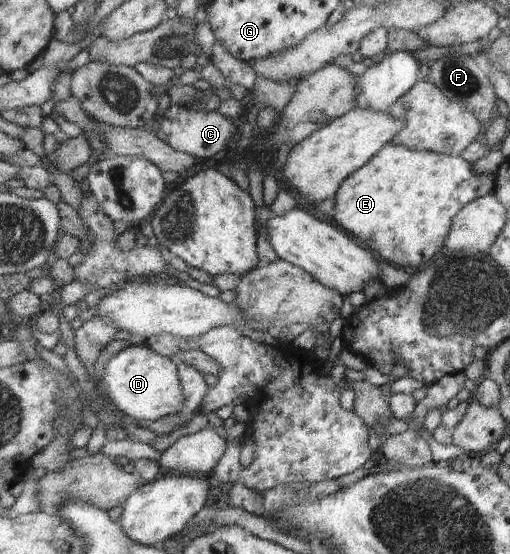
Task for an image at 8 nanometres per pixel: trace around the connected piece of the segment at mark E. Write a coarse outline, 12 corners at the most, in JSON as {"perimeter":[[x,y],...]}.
{"perimeter":[[393,141],[332,214],[414,272],[491,193],[466,159]]}

